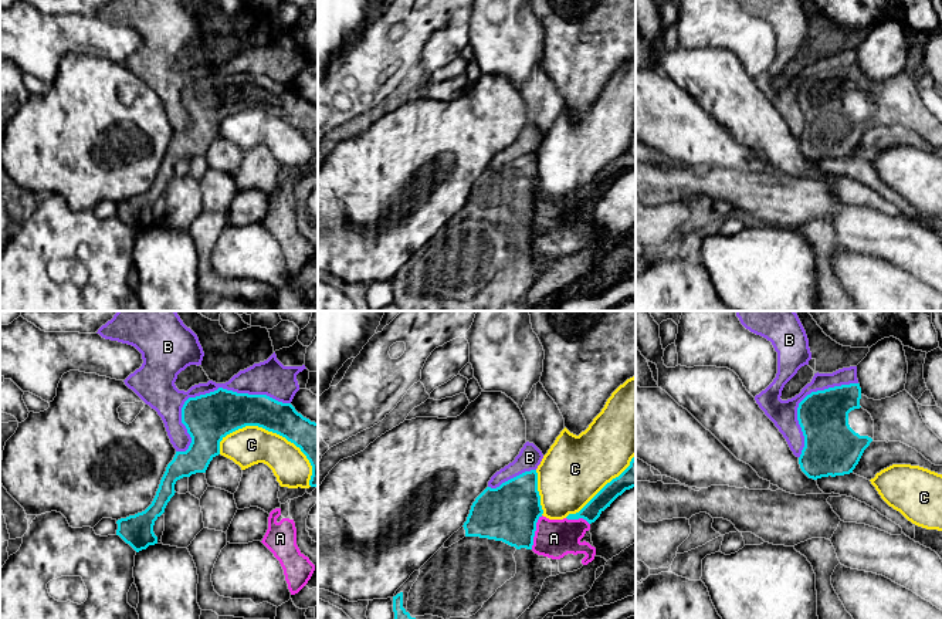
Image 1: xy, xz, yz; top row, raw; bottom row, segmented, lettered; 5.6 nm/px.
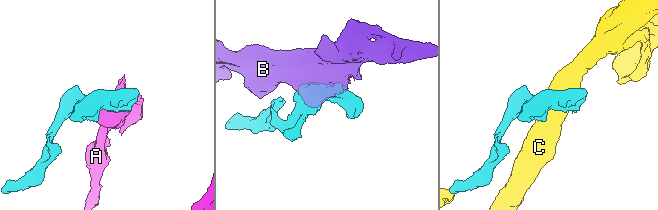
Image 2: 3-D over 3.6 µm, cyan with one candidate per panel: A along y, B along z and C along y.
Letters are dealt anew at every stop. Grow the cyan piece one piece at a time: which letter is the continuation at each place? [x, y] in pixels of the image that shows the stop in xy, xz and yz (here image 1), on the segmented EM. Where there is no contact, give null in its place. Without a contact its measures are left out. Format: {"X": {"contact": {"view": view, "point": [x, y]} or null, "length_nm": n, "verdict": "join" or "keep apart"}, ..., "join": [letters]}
{"A": {"contact": {"view": "xz", "point": [534, 533]}, "length_nm": 200, "verdict": "join"}, "B": {"contact": {"view": "xy", "point": [210, 392]}, "length_nm": 700, "verdict": "keep apart"}, "C": {"contact": {"view": "xy", "point": [278, 433]}, "length_nm": 600, "verdict": "keep apart"}, "join": ["A"]}

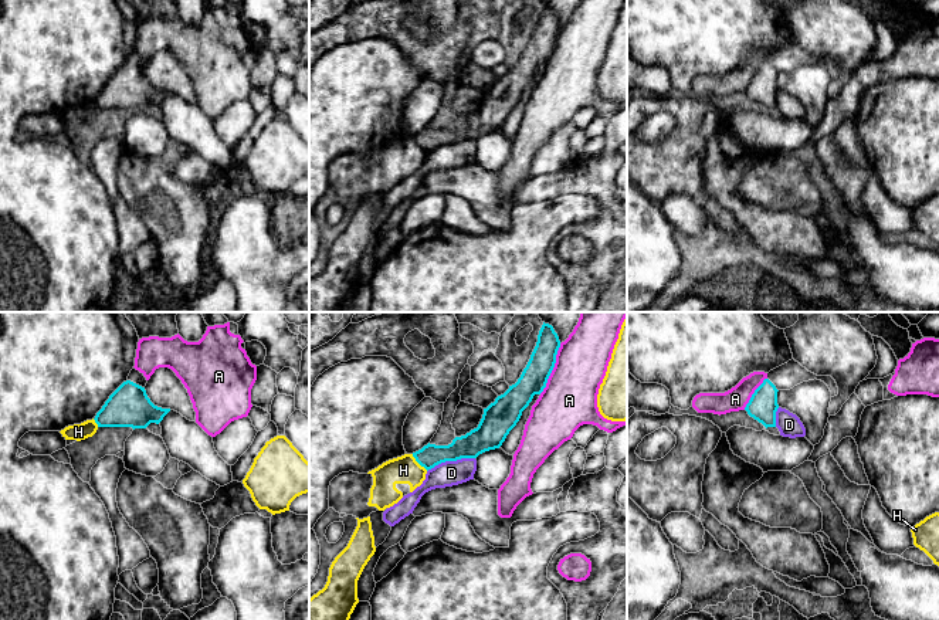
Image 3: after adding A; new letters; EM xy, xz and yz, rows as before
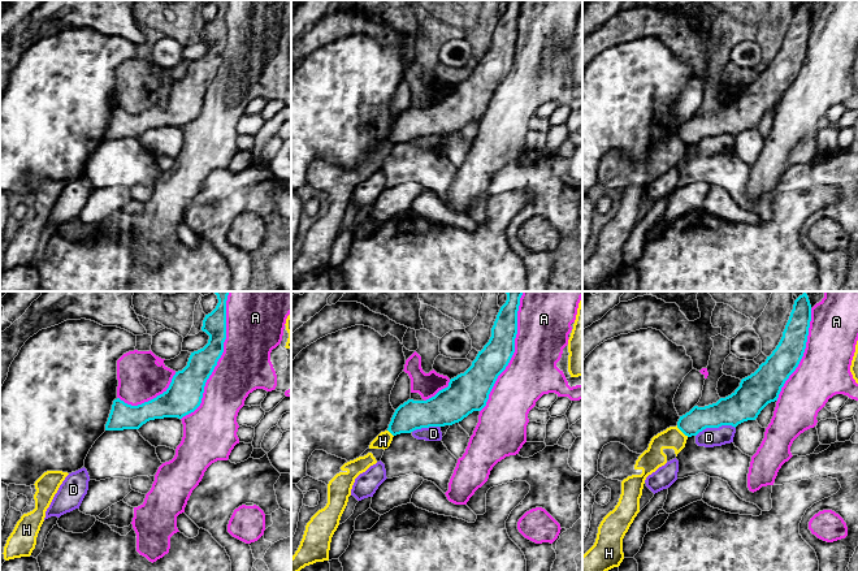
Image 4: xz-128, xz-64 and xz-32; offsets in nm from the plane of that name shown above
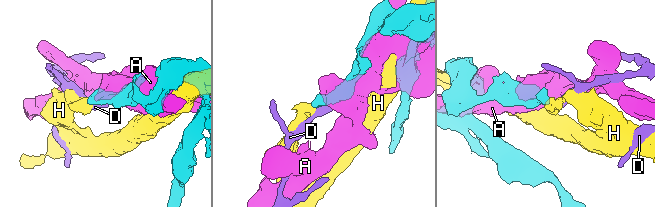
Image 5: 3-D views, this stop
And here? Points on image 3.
{"A": {"contact": {"view": "xz", "point": [552, 369]}, "length_nm": 320, "verdict": "keep apart"}, "D": {"contact": {"view": "xz", "point": [450, 460]}, "length_nm": 280, "verdict": "keep apart"}, "H": {"contact": {"view": "xz", "point": [419, 463]}, "length_nm": 130, "verdict": "keep apart"}, "join": []}

